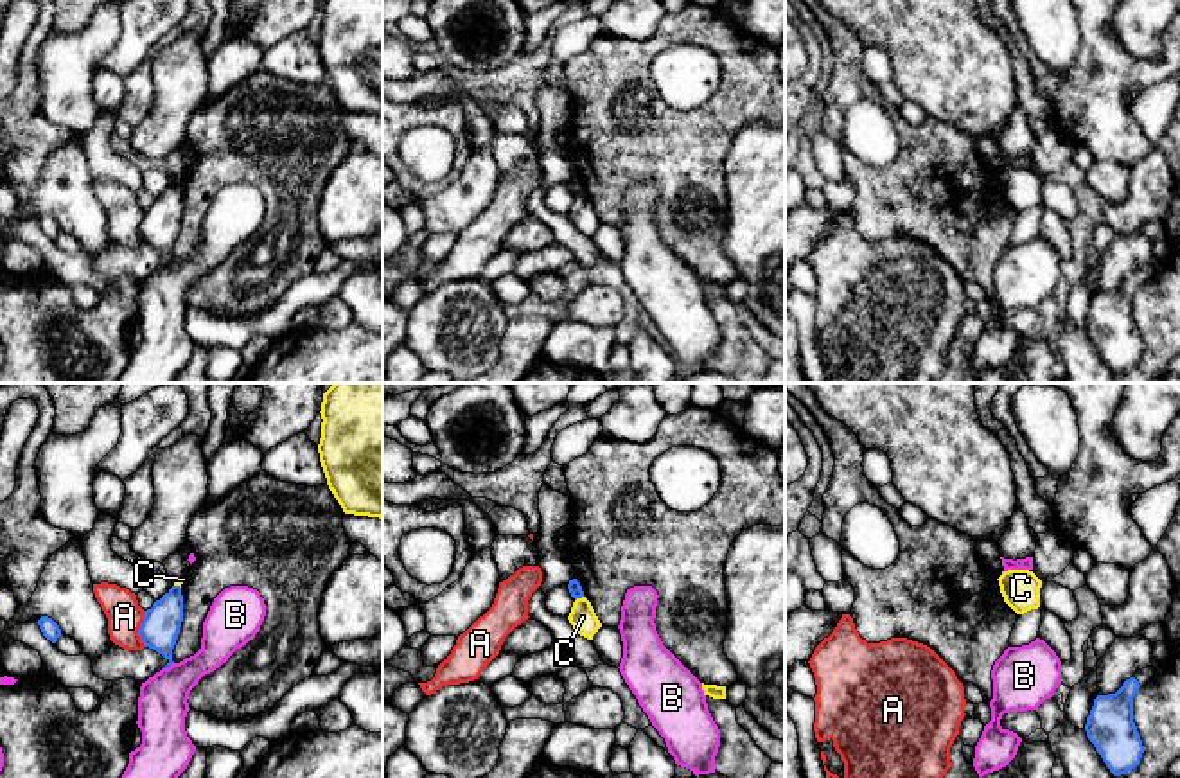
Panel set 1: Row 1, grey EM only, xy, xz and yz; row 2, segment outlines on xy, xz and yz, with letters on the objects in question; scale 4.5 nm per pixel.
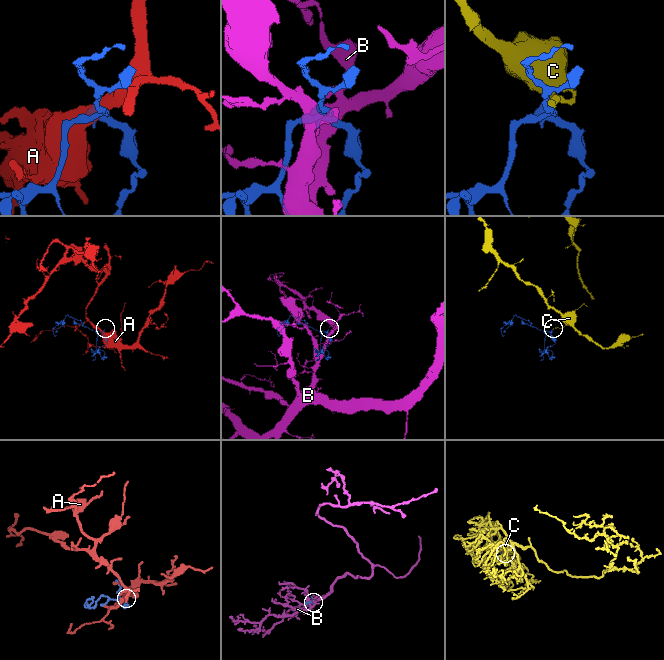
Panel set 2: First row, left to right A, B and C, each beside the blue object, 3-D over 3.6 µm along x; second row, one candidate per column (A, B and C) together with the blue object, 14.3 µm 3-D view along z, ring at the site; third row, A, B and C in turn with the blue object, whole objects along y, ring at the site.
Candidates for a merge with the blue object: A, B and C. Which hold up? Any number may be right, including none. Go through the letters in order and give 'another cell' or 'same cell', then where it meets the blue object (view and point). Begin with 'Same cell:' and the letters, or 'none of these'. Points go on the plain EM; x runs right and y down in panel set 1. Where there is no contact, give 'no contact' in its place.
Same cell: none of these
A: another cell | xy (139, 227)
B: another cell | xy (167, 265)
C: another cell | xz (579, 194)

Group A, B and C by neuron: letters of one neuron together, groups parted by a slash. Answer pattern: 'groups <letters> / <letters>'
groups A / B / C

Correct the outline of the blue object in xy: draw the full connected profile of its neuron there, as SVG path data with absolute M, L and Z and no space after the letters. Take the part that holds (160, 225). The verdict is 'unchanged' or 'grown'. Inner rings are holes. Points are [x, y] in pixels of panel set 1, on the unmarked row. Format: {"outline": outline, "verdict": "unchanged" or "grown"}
{"outline": "M172 183L160 198L145 208L138 232L145 244L162 252L169 261L172 259L172 246L176 243L180 225L183 219L183 192L180 183Z", "verdict": "unchanged"}

